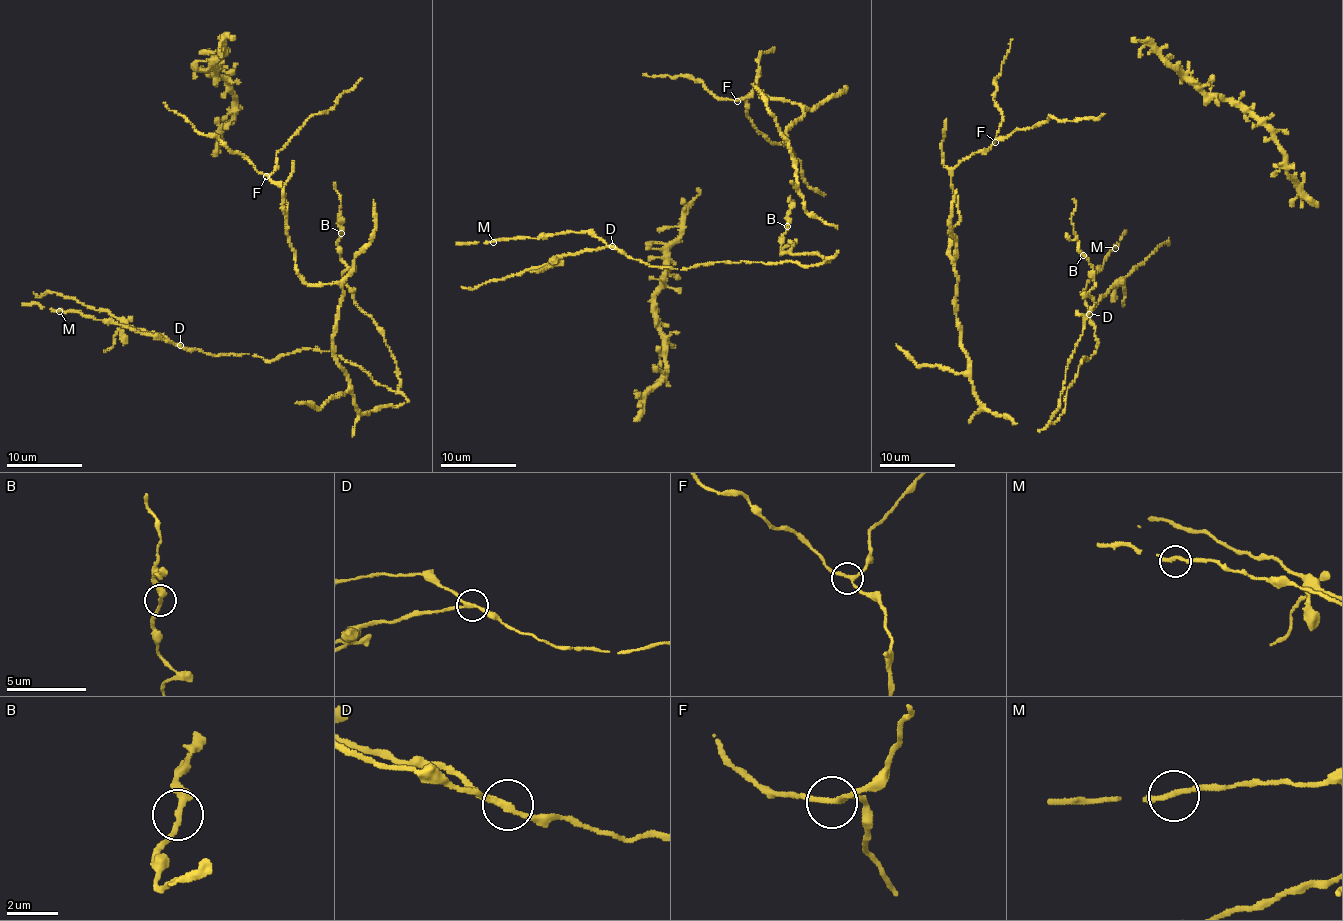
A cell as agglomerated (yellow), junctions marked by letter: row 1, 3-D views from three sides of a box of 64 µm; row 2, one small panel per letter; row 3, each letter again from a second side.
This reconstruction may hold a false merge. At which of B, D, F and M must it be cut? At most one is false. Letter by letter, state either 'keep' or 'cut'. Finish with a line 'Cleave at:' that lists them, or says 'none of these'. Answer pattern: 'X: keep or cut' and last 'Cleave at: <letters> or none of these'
B: keep
D: cut
F: keep
M: keep
Cleave at: D

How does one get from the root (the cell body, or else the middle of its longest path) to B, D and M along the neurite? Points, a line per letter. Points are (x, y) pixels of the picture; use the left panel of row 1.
B: (333, 182), (341, 201), (338, 222), (340, 233)
D: (333, 182), (342, 278), (389, 349), (397, 391), (330, 351), (297, 349), (271, 360), (179, 346)
M: (333, 182), (342, 278), (389, 349), (395, 392), (330, 351), (216, 355), (59, 312)

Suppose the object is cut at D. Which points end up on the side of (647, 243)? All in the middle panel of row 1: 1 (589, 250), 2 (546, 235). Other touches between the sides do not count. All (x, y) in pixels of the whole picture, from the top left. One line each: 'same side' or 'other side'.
1: other side
2: same side

